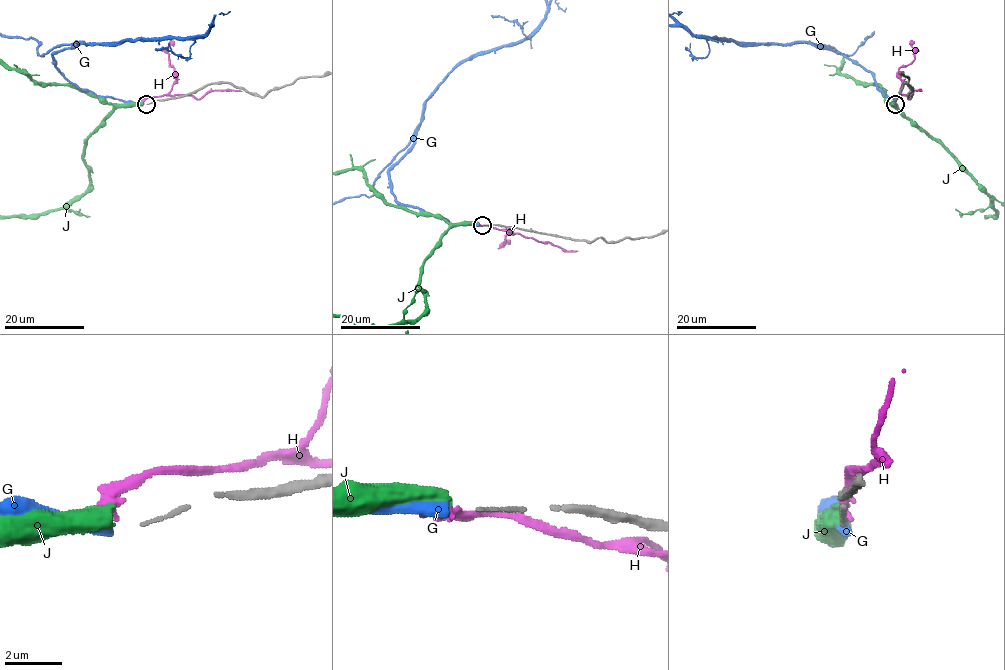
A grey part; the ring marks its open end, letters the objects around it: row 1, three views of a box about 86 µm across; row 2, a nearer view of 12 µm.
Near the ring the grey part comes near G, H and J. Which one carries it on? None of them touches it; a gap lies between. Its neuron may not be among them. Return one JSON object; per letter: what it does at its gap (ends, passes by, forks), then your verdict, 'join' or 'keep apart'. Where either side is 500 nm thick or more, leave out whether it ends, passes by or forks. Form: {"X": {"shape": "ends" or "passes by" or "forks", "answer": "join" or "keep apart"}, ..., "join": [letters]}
{"G": {"shape": "ends", "answer": "keep apart"}, "H": {"shape": "ends", "answer": "keep apart"}, "J": {"answer": "keep apart"}, "join": []}

